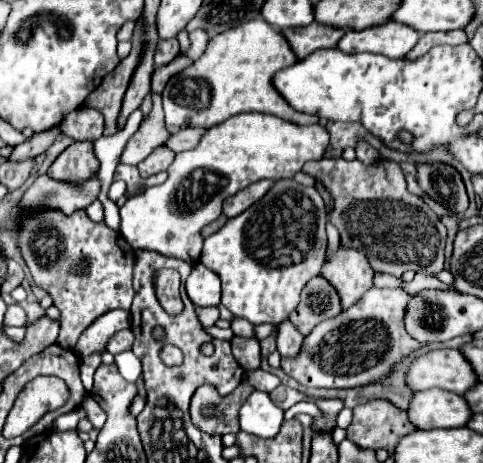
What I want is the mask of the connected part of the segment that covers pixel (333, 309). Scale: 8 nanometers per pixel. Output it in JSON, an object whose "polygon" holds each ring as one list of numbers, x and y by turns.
{"polygon":[[314,276,302,292,300,306,296,308,296,312,290,314,290,322,296,326,300,334,308,336,308,332,312,332,316,324,334,318,338,314,340,314,340,298,336,290,322,276]]}

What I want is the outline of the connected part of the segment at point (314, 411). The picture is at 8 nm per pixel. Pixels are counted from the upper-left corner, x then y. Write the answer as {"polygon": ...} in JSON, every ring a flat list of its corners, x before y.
{"polygon":[[299,402,284,412,284,419,290,420,299,413,310,414,312,417,321,417,322,412,316,404,312,402]]}

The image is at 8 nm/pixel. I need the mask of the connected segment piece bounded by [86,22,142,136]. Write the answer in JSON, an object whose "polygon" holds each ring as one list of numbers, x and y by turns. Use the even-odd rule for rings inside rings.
{"polygon":[[136,22,130,56,124,58,116,66,116,70,112,74,108,74,102,80,102,84,92,92,92,96,88,96,88,100,86,100,86,104,90,108,96,108,104,114,104,136,112,136,118,132,116,120,120,116,122,98,124,98,124,92,128,88,130,76,140,60,140,52,142,52,142,36,140,36,140,22]]}

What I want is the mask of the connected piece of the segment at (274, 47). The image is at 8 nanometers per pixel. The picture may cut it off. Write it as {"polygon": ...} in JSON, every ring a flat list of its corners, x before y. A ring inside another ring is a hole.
{"polygon":[[262,18,214,36,208,42,206,52,198,60,194,60,190,68,172,76,162,92,168,132,176,134,190,126,212,128,240,112,266,112,292,120,296,124,316,124,316,116,294,110,272,84,276,72,294,66,296,62,298,56,294,56,288,40,284,40,284,34,274,30],[204,92,208,92,210,96,206,106]]}

